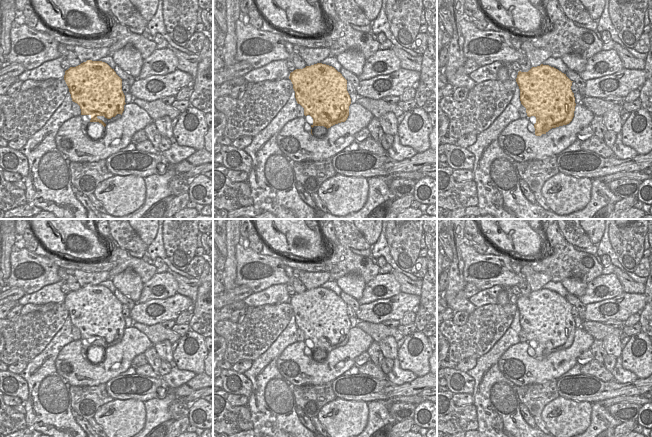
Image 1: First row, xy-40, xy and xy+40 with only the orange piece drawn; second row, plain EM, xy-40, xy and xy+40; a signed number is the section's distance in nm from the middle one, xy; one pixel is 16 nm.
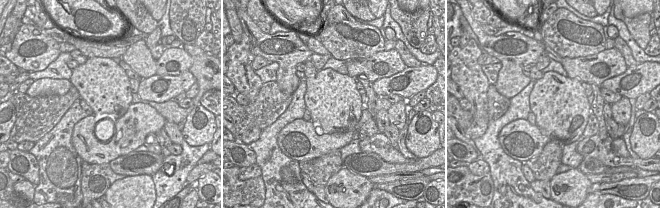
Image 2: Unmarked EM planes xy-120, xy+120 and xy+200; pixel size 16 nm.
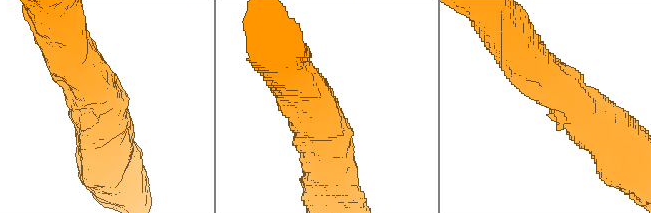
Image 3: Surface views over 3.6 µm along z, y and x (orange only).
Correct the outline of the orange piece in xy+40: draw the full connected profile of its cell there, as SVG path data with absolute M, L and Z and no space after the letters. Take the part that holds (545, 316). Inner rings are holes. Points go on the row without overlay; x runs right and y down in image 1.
M541 288L528 296L519 295L516 306L527 340L536 341L536 360L572 345L576 327L571 314L573 305L566 298Z

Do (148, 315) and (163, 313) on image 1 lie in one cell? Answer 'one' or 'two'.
one

